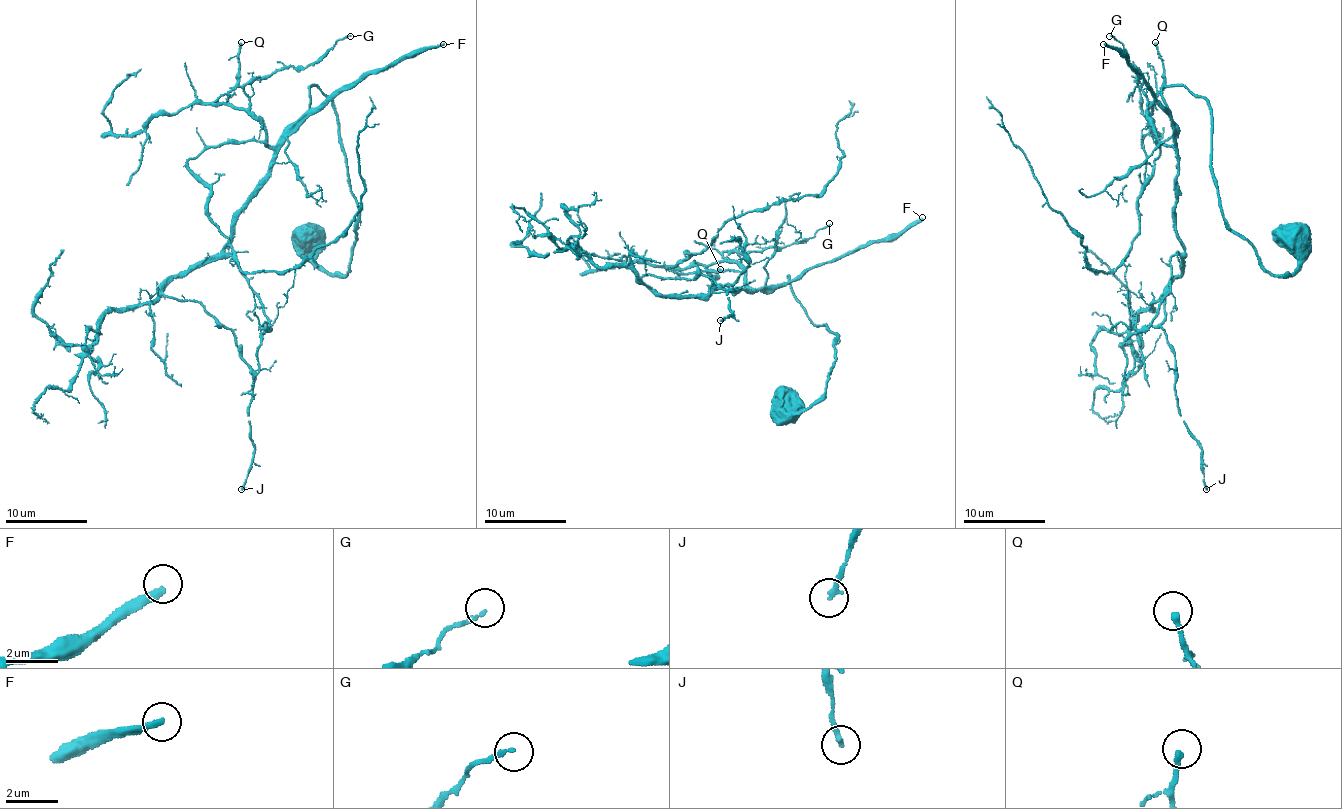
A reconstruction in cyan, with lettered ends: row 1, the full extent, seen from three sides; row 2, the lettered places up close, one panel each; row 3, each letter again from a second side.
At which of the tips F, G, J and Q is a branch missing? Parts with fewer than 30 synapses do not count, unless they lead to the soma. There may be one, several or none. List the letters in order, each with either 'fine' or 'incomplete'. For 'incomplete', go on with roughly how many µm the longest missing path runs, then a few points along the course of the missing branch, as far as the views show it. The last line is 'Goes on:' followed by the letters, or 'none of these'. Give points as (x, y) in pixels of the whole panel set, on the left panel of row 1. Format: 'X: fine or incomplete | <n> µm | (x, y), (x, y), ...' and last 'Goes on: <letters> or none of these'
F: incomplete | 130 µm
G: fine
J: fine
Q: fine
Goes on: F

